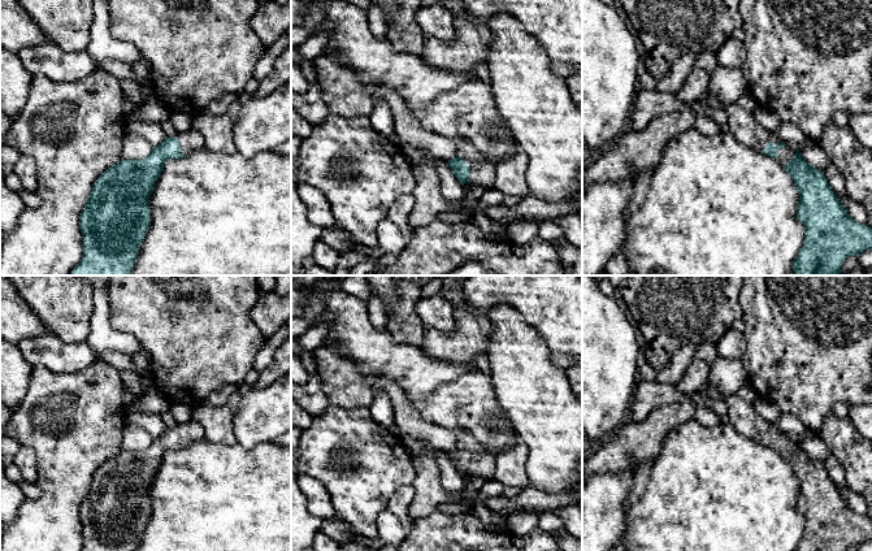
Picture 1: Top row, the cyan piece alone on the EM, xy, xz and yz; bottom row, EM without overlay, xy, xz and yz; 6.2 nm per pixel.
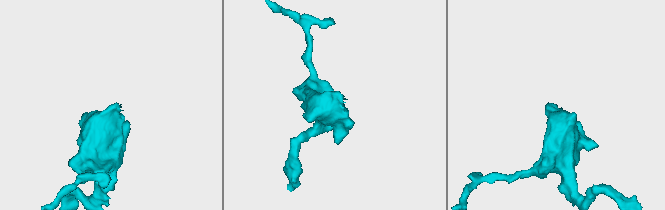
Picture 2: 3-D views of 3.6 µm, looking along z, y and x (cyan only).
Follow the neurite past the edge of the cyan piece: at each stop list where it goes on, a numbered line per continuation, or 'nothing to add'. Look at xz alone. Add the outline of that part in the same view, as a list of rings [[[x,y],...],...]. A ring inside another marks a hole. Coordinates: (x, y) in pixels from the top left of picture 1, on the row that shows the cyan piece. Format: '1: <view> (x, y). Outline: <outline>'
1: xz (482, 173). Outline: [[[465,138],[454,140],[457,156],[468,164],[469,183],[477,191],[493,190],[496,177],[496,165],[487,161],[483,155],[474,148],[473,143]]]

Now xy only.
1: xy (190, 142). Outline: [[[191,127],[187,133],[177,134],[175,136],[183,156],[191,156],[200,148],[205,147],[203,135],[194,127]]]

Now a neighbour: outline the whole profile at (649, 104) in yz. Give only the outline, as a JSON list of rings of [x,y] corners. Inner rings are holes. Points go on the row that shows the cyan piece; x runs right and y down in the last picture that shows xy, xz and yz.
[[[641,88],[635,94],[635,103],[632,114],[632,131],[643,130],[655,117],[686,108],[693,109],[698,116],[706,114],[712,117],[720,126],[728,123],[726,112],[710,99],[699,99],[694,103],[686,104],[678,100],[673,94]]]

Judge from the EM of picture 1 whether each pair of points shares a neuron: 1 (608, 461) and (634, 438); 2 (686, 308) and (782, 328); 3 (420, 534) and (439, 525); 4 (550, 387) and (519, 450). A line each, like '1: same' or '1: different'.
1: same
2: different
3: same
4: different

